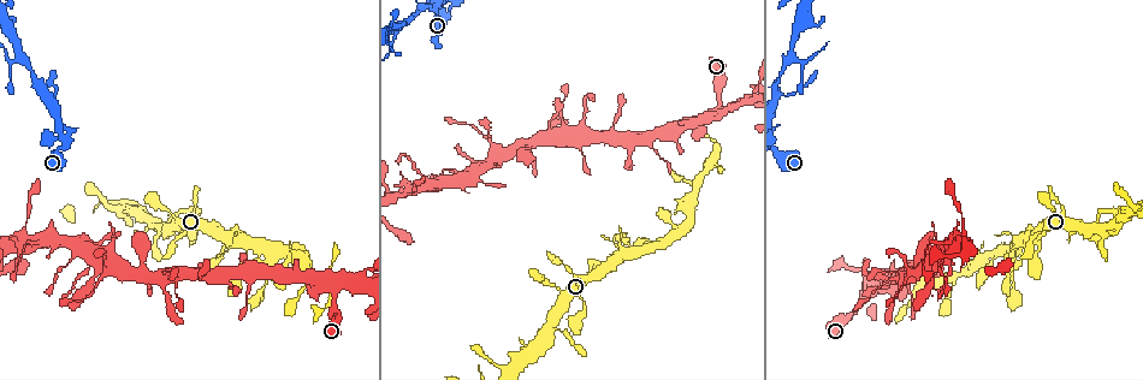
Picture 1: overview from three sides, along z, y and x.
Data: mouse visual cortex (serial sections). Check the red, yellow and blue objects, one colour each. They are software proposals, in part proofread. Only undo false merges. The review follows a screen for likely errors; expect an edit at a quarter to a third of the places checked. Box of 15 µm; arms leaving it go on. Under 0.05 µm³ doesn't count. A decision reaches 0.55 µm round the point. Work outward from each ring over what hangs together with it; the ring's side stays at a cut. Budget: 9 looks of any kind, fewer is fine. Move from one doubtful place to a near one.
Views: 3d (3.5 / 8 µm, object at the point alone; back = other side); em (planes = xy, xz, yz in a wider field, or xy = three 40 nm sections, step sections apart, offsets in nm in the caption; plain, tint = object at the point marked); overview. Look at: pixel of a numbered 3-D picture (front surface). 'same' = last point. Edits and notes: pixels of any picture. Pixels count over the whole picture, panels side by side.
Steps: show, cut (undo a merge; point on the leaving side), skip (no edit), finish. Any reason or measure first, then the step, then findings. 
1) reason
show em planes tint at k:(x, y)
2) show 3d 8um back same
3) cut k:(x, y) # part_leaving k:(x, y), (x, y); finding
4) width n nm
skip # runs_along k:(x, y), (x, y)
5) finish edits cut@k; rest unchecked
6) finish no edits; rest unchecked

a fork
show 3d 8um back at 1:(332, 291)

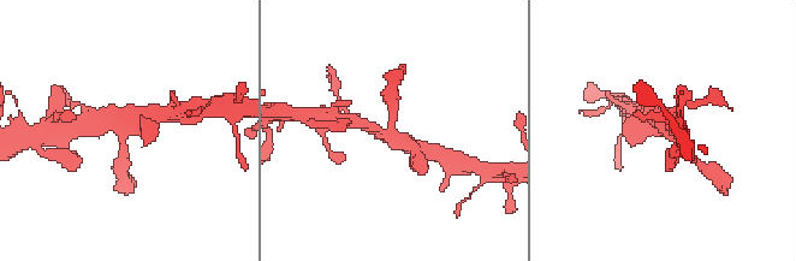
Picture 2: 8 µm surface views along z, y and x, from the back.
show 3d 3.5um back at 2:(664, 132)

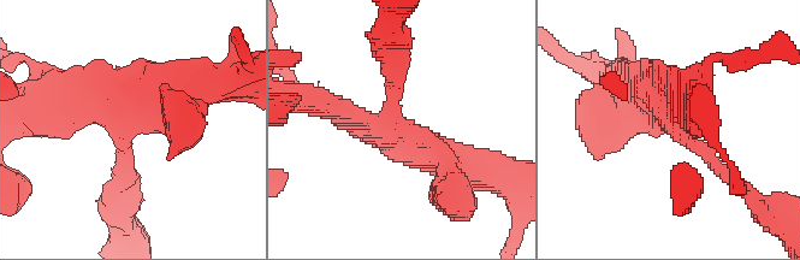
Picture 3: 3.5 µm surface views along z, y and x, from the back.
now the EM
show em xy step 2 tint at 3:(673, 125)

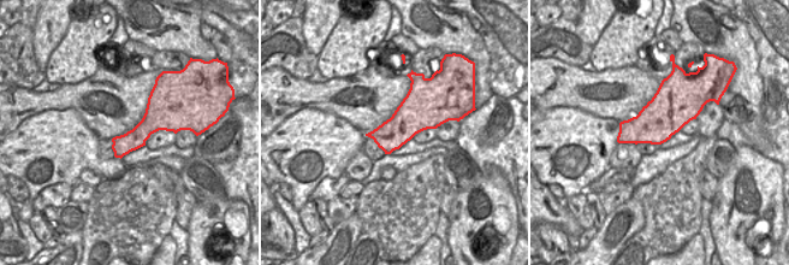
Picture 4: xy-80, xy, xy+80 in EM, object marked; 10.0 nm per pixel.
width 360 nm
skip # runs_along 3:(733, 181), (644, 92), (630, 92); continuous, no second cell

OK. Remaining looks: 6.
sudden change in width
show 3d 3.5um back at 1:(552, 141)

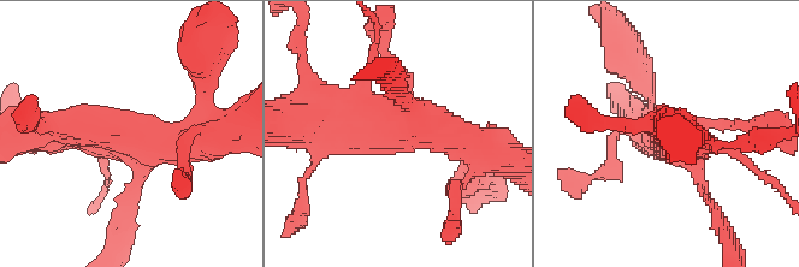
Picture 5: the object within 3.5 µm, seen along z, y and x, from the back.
arms 4; arm_widths 150, 150, 400, 400 nm; need the tissue
show em xy step 2 plain at 5:(131, 134)

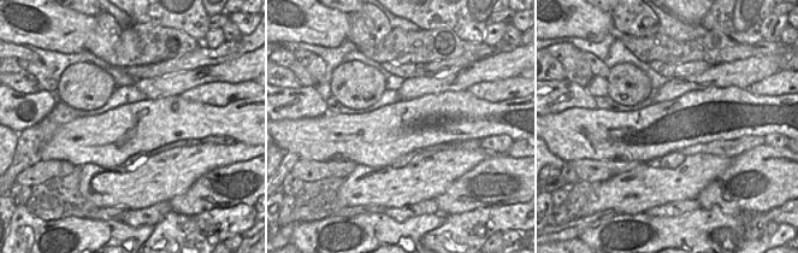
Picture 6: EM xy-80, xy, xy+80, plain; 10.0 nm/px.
where the object lies
show em xy step 2 tint same

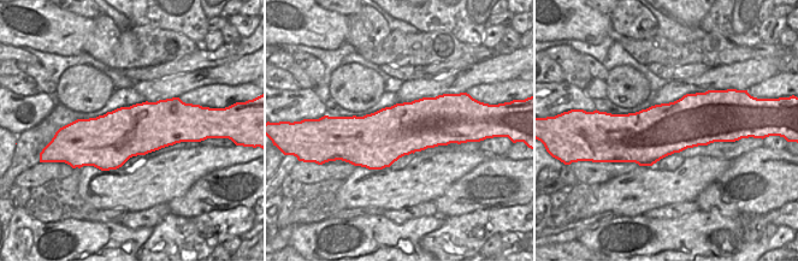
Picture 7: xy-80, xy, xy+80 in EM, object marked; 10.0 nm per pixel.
skip # runs_along 5:(319, 123), (478, 144); continuous, no second cell

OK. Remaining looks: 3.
four-way junction
show em xy step 1 tint at 1:(486, 165)

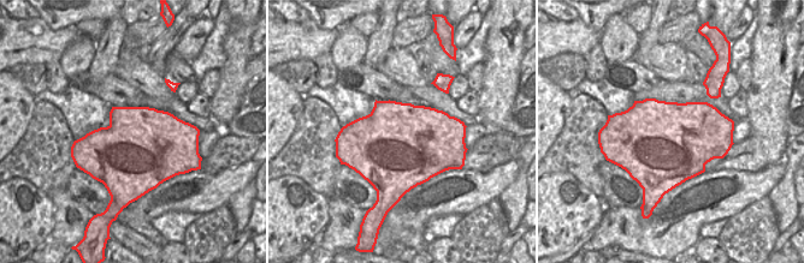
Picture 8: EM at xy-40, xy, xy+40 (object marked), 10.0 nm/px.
show 3d 3.5um same

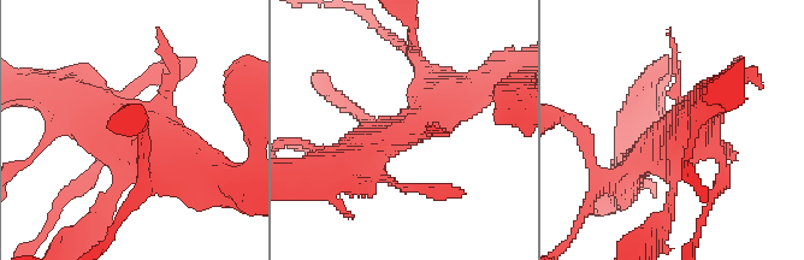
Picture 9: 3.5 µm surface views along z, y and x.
skip # continuous, no second cell

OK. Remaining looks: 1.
finish no edits; rest unchecked

